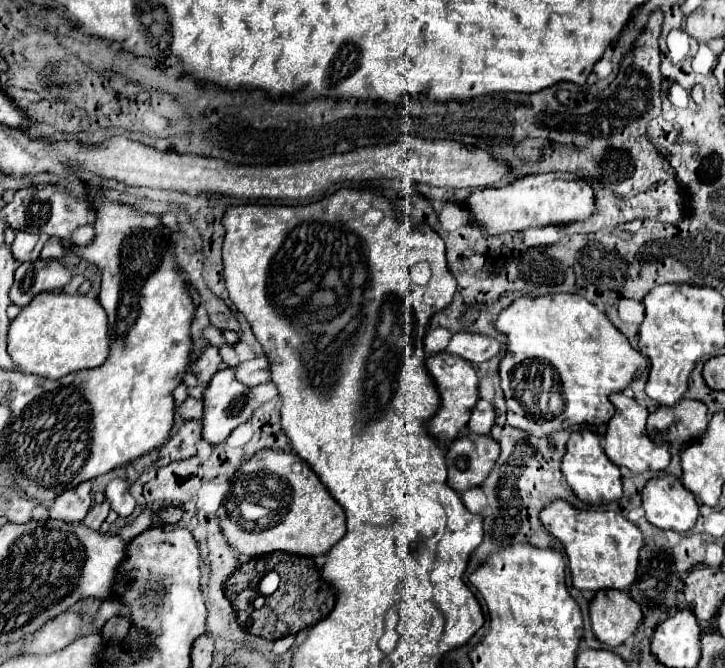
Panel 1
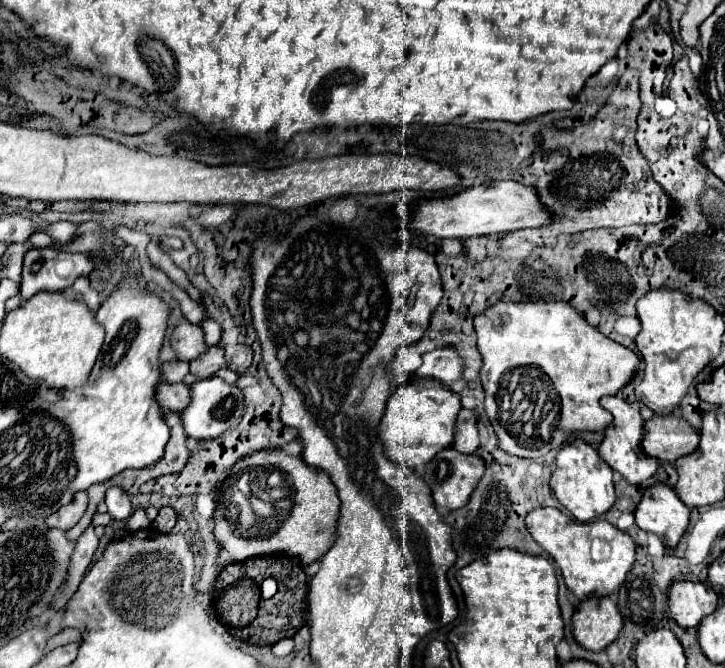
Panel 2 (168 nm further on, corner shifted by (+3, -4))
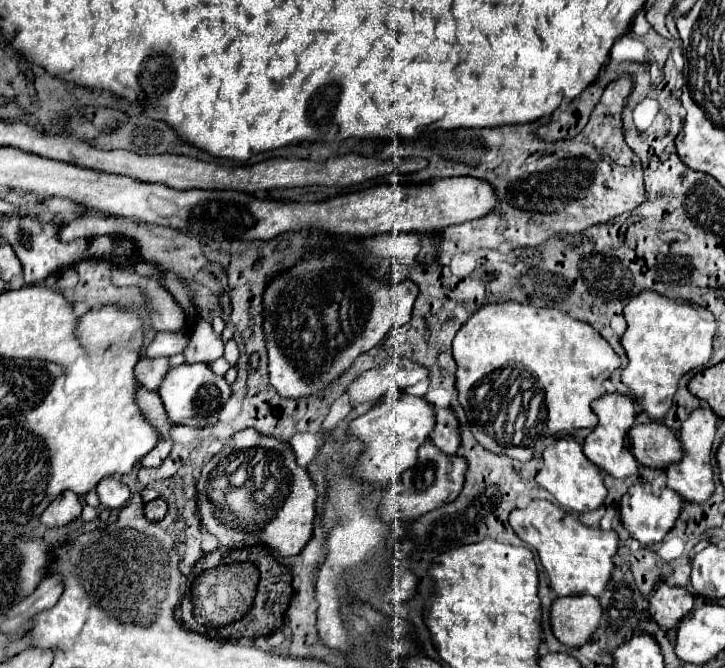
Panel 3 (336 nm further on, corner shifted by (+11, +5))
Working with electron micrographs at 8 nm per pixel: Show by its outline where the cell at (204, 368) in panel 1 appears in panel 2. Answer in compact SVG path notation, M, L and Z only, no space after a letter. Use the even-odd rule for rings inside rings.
M182 319L182 323L174 329L170 343L172 343L172 349L176 351L178 359L182 359L182 361L194 361L210 349L204 341L202 327L196 327L196 325L188 323L186 319Z

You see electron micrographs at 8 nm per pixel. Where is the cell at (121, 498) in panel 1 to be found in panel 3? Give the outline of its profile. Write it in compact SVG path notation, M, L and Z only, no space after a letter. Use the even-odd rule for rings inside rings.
M102 478L96 486L96 492L100 496L100 504L106 508L122 508L130 498L128 486L118 478Z

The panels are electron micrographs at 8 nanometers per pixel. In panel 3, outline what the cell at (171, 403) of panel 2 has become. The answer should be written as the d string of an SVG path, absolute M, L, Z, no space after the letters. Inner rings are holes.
M142 356L134 368L134 374L136 374L136 380L138 384L146 386L148 390L158 390L160 382L164 380L164 374L168 372L168 358L160 356L160 358L148 358L148 356Z

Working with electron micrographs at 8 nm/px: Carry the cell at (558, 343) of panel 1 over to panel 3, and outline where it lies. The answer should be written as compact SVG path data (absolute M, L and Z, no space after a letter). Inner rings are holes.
M518 302L480 308L456 334L452 356L458 366L458 402L466 410L476 442L498 456L510 456L520 462L530 460L552 434L594 428L596 414L590 404L604 394L602 382L620 366L618 354L590 324L554 308L536 308Z

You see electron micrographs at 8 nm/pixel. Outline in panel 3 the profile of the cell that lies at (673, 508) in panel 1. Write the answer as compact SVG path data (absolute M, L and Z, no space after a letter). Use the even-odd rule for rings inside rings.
M636 482L622 496L618 510L620 510L622 524L630 532L630 536L644 546L652 546L652 544L660 542L674 528L674 522L682 510L682 498L668 486L654 488L648 482Z

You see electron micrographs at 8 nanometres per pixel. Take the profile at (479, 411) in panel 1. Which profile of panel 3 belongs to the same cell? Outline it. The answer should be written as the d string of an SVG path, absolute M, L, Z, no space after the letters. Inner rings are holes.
M450 408L436 410L436 426L428 438L436 448L440 448L448 456L454 456L458 452L458 446L460 446L458 420Z

